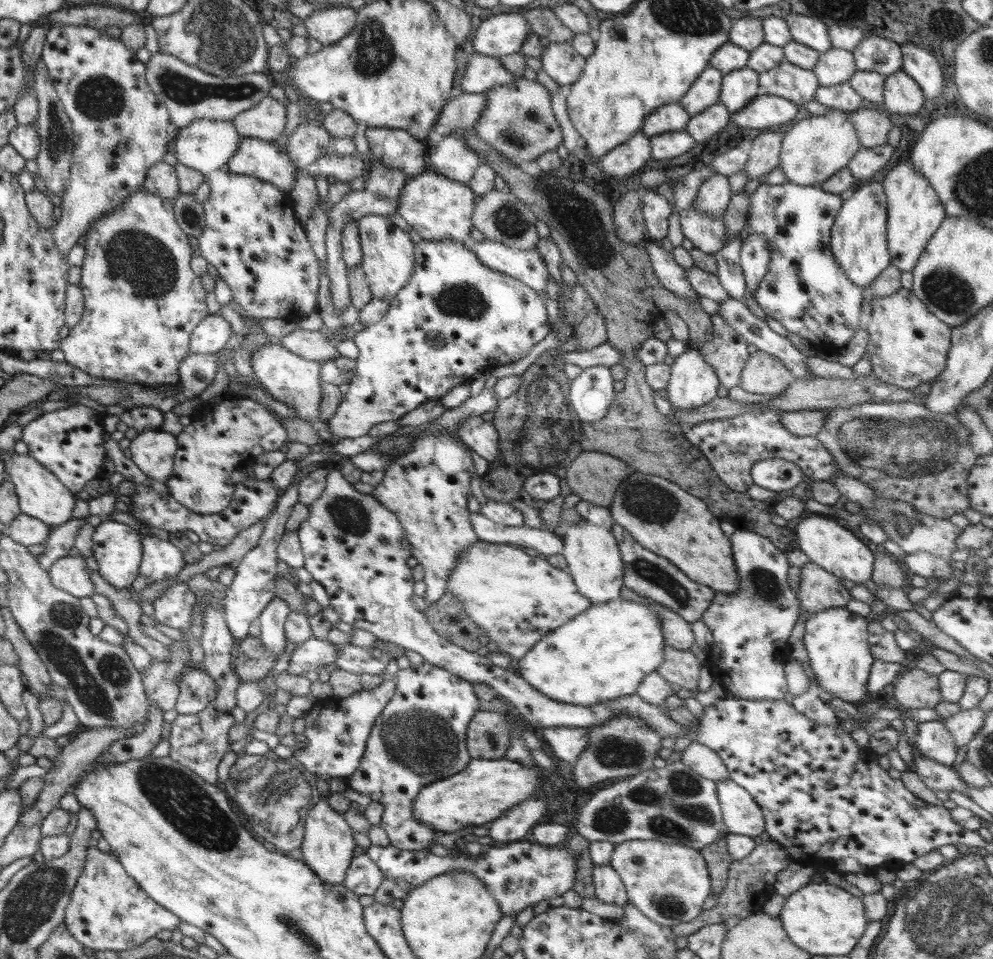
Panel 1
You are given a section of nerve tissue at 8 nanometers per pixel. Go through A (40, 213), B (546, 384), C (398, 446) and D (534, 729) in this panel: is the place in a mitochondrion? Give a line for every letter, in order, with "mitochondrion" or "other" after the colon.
A: other
B: mitochondrion
C: mitochondrion
D: other

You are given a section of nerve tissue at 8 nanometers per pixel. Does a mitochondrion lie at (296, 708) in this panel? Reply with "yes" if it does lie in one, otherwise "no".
no

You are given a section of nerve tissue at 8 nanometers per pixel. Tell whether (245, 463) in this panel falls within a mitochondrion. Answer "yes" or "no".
no

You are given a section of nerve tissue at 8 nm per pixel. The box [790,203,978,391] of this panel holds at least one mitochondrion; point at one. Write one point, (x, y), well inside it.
(944, 290)

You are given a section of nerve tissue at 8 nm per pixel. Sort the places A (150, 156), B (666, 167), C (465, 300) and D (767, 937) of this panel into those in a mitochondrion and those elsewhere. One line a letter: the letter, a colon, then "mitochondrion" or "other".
A: other
B: other
C: mitochondrion
D: other

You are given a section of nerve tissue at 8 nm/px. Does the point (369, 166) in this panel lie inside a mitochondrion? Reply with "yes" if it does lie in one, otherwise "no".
no

